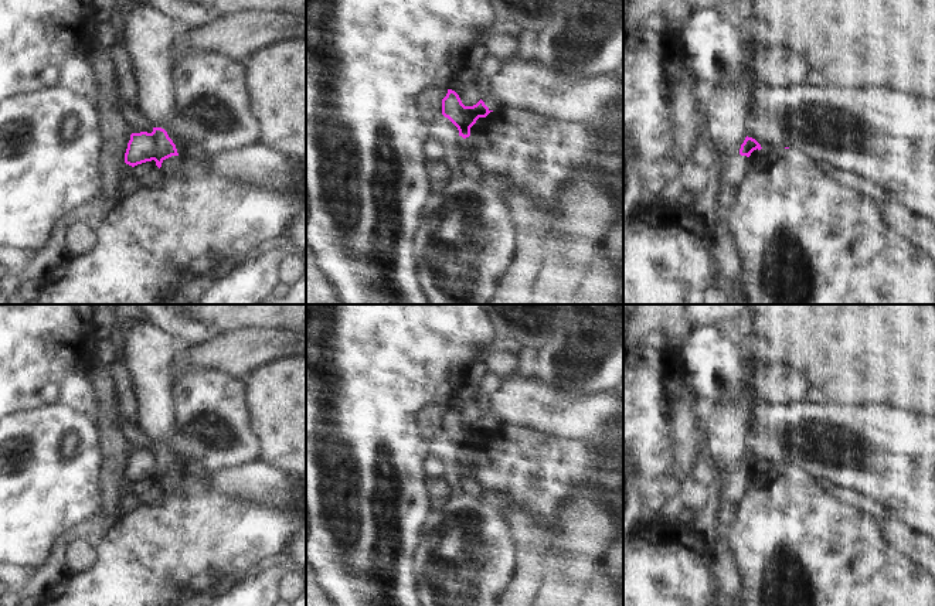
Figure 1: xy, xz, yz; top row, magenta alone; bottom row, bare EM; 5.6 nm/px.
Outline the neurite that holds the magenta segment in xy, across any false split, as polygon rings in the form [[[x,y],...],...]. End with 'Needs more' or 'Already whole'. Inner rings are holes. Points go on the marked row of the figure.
[[[162,127],[152,133],[132,133],[125,153],[125,163],[135,167],[146,161],[156,161],[163,177],[169,180],[184,178],[184,160],[178,156],[176,144]]]. Needs more.

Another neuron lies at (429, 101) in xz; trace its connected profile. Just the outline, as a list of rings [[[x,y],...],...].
[[[428,86],[416,96],[416,108],[419,119],[429,125],[442,116],[442,99],[446,96],[448,89],[439,86]]]

